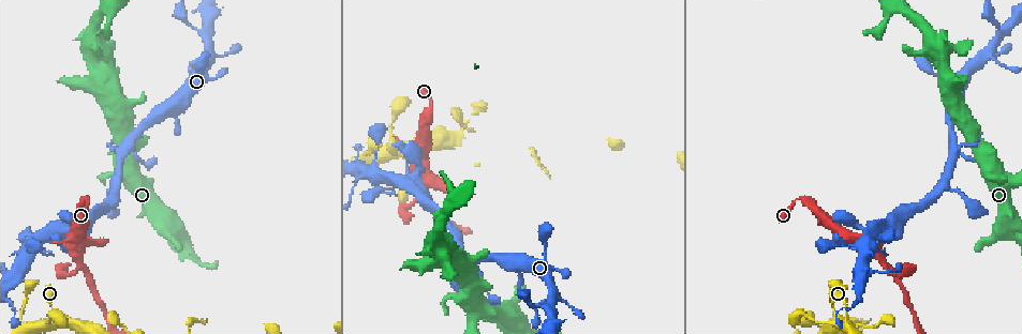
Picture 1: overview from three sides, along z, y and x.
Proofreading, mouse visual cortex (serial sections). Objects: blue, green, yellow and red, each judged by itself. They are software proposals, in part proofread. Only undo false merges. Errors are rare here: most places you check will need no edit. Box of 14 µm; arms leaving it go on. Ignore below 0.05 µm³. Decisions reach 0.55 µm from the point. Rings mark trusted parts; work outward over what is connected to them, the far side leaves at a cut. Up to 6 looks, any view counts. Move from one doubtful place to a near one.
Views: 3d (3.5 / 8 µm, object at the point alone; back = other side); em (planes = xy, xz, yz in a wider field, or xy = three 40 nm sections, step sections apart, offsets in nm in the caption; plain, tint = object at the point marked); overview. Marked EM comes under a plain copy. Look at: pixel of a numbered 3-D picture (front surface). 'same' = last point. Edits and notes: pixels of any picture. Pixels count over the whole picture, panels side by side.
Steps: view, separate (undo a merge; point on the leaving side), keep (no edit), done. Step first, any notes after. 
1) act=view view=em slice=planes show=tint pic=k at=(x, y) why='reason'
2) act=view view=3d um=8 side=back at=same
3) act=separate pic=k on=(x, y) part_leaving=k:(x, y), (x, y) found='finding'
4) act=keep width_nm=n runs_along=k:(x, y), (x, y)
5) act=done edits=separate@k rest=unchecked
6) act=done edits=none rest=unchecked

act=view view=3d um=3.5 pic=1 at=(987, 171) why='sharp bend'

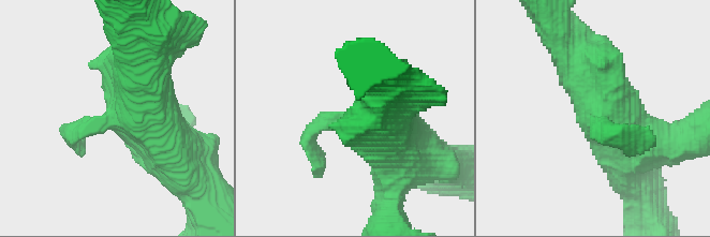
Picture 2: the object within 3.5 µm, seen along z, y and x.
act=keep found='continuous, no second cell'

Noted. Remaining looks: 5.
act=view view=3d um=3.5 pic=1 at=(889, 275) why='three arms meet'

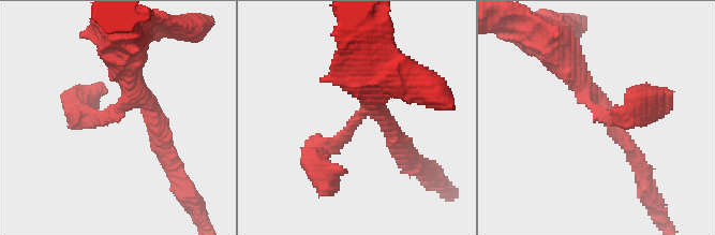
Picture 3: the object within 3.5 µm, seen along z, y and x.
act=view view=em slice=xy step=1 show=tint pic=3 at=(597, 110) why='shape alone is not enough'

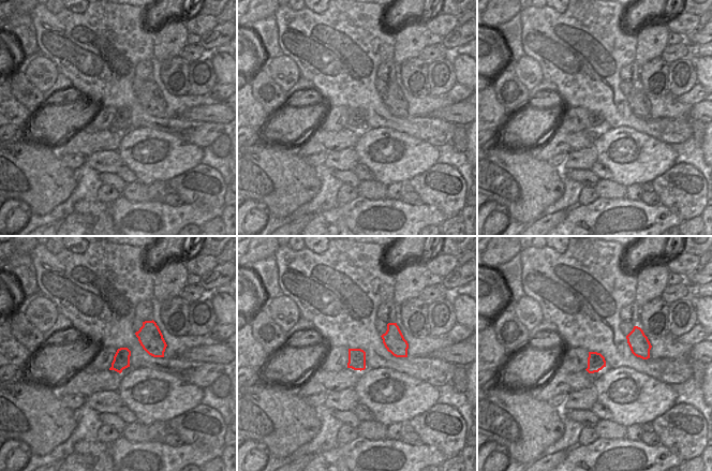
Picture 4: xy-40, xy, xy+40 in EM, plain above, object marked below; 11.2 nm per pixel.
act=view view=em slice=planes show=tint at=same why='another direction'

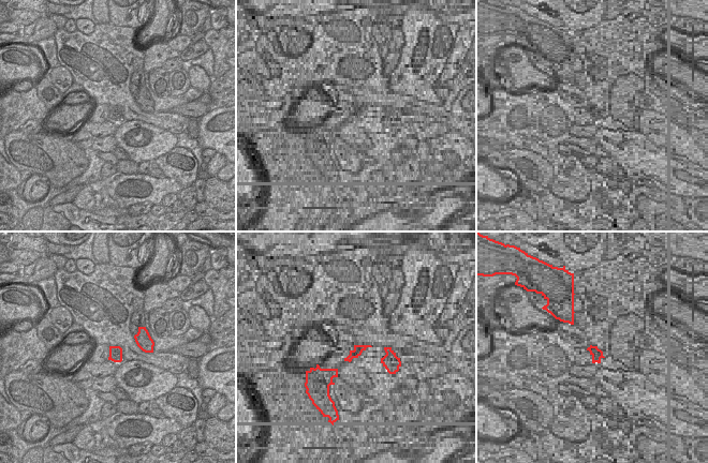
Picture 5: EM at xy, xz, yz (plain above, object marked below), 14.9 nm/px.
act=keep arms=3 runs_along=3:(367, 87), (376, 109), (357, 117), (317, 166) found='continuous, no second cell'

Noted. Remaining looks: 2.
act=view view=em slice=xy step=3 show=tint pic=1 at=(375, 168) why='two arms in line, one across'

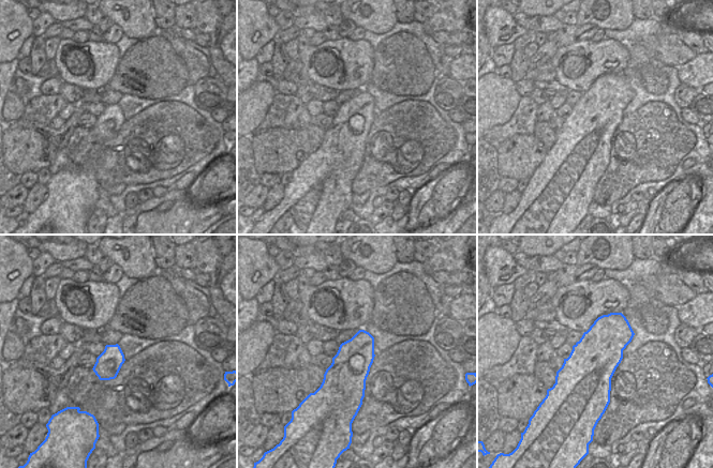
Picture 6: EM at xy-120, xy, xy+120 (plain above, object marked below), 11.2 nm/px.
act=view view=3d um=3.5 at=same

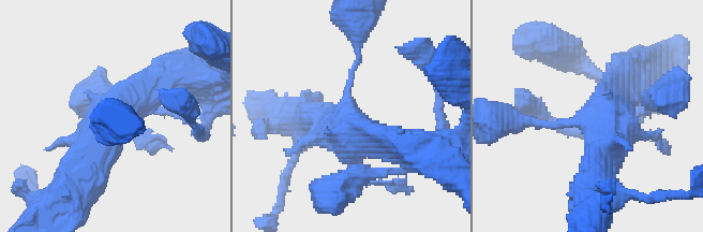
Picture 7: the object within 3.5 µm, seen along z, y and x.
act=keep runs_along=7:(160, 87), (104, 130), (71, 192) found='one cell here'

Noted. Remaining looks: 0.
act=done edits=none rest=unchecked

